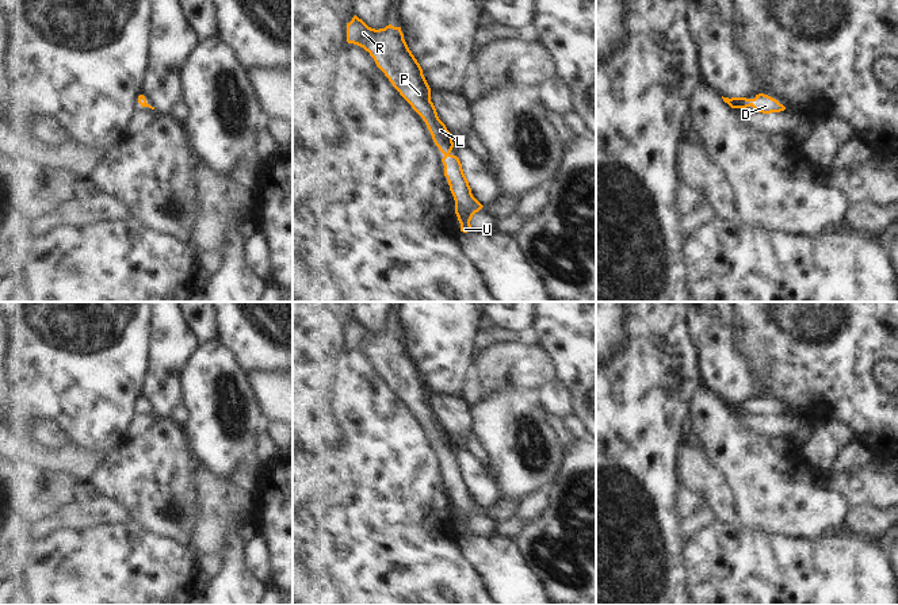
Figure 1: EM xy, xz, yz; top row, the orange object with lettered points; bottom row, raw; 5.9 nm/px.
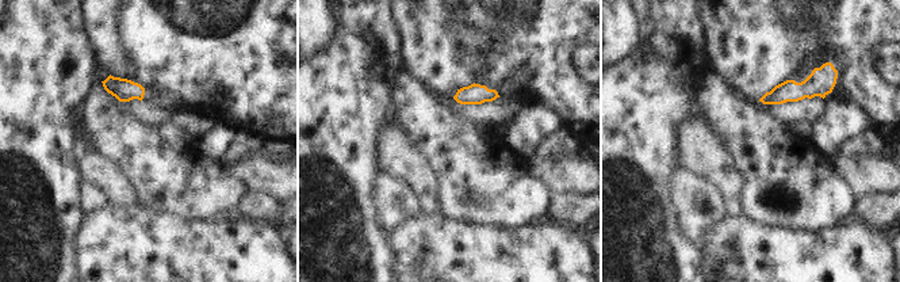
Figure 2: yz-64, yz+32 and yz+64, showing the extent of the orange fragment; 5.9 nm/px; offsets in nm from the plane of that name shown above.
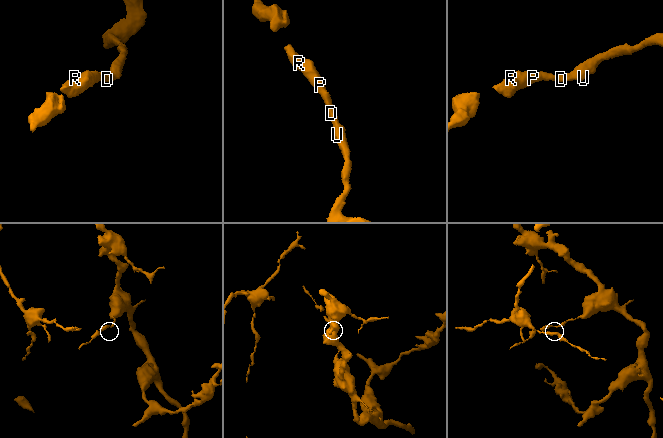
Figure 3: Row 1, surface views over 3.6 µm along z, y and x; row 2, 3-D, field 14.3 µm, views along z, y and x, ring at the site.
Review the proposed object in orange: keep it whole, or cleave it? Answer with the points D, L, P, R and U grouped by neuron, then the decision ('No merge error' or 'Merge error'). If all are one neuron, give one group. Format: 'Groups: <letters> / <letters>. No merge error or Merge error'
Groups: D L P R U. No merge error.

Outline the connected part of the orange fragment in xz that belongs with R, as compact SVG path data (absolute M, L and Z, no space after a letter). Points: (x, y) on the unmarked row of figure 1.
M355 318L347 326L347 345L370 356L393 390L425 425L435 448L444 457L442 462L444 479L455 503L455 517L461 526L461 535L471 535L470 524L484 509L473 499L459 462L451 457L452 437L437 420L431 405L431 391L420 367L404 342L401 330L389 328L375 333Z

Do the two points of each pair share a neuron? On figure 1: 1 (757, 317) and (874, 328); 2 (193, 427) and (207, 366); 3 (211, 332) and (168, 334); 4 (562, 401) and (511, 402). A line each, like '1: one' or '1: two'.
1: one
2: one
3: two
4: two

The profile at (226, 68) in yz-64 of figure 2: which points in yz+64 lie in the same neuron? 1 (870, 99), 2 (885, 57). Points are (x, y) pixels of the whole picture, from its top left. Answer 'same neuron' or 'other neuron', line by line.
1: same neuron
2: other neuron

